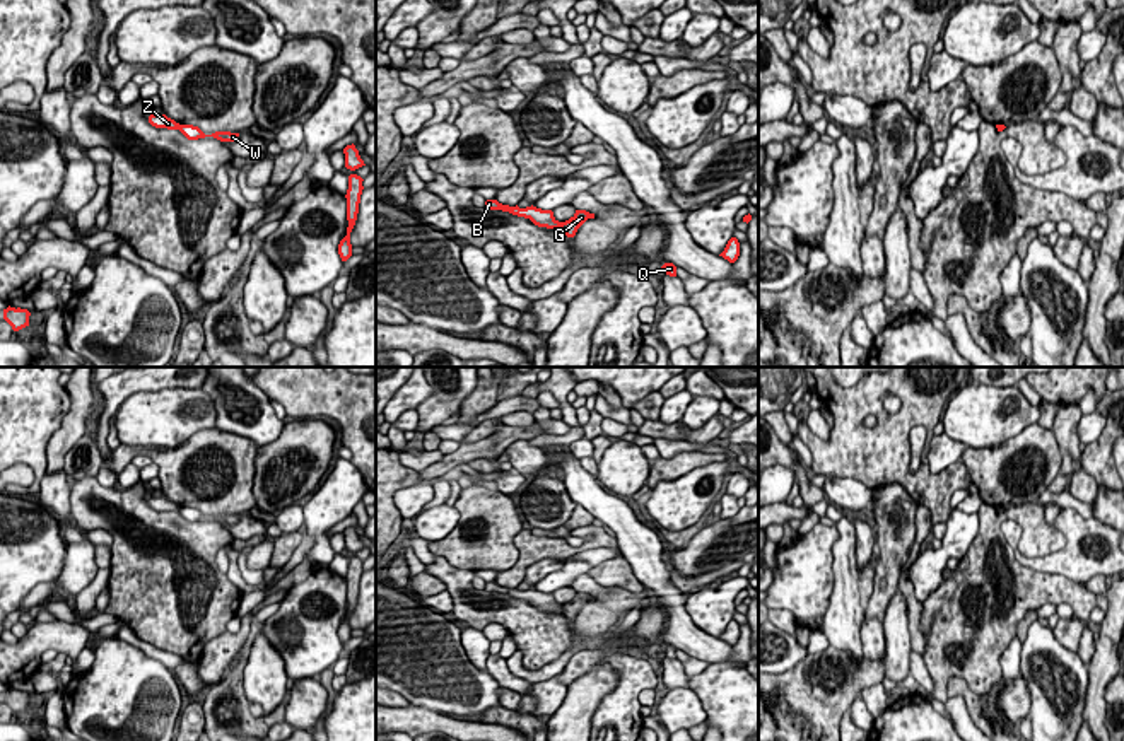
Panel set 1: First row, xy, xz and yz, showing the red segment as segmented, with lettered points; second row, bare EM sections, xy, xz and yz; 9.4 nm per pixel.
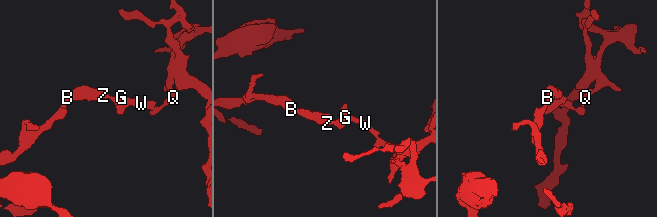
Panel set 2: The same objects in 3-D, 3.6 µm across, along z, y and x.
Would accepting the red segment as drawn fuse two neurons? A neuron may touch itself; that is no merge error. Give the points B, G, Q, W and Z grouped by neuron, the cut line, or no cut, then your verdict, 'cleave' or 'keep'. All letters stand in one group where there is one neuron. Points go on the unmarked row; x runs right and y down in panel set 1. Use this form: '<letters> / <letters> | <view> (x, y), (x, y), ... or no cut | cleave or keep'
B Z / G Q W | xz (561, 605), (562, 610) | cleave

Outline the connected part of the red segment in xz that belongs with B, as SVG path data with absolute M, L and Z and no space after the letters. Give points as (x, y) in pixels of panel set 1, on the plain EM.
M487 582L485 591L489 591L489 592L502 592L502 594L509 594L509 596L518 598L518 599L530 601L538 610L562 611L562 604L559 604L553 599L552 592L542 592L542 591L533 589L533 587L526 589L526 591L519 591L518 587L509 589L509 587L499 586L497 582Z

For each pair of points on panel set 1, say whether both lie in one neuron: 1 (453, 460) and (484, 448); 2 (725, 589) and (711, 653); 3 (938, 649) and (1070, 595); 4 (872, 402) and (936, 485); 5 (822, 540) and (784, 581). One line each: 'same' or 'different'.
1: same
2: different
3: same
4: same
5: same

